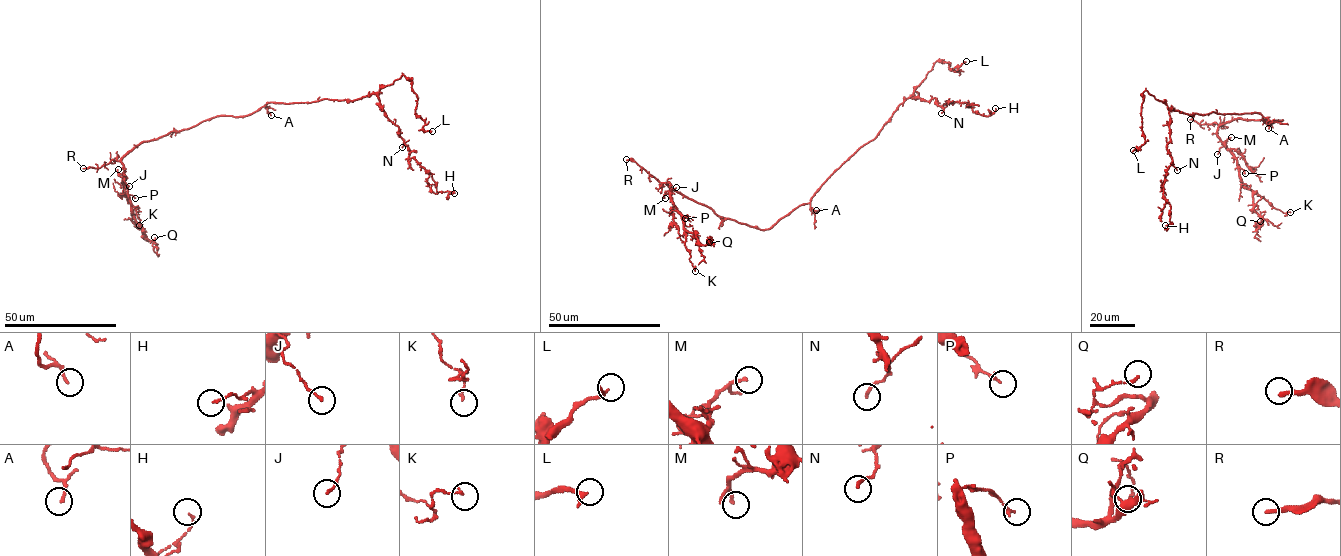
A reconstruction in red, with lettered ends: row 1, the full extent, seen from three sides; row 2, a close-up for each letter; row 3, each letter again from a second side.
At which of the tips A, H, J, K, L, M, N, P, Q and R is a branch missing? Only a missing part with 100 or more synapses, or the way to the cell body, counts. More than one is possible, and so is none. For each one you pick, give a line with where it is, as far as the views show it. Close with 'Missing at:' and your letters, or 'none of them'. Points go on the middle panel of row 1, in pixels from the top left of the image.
A: at (816, 210)
R: at (626, 159)
Missing at: A, R

